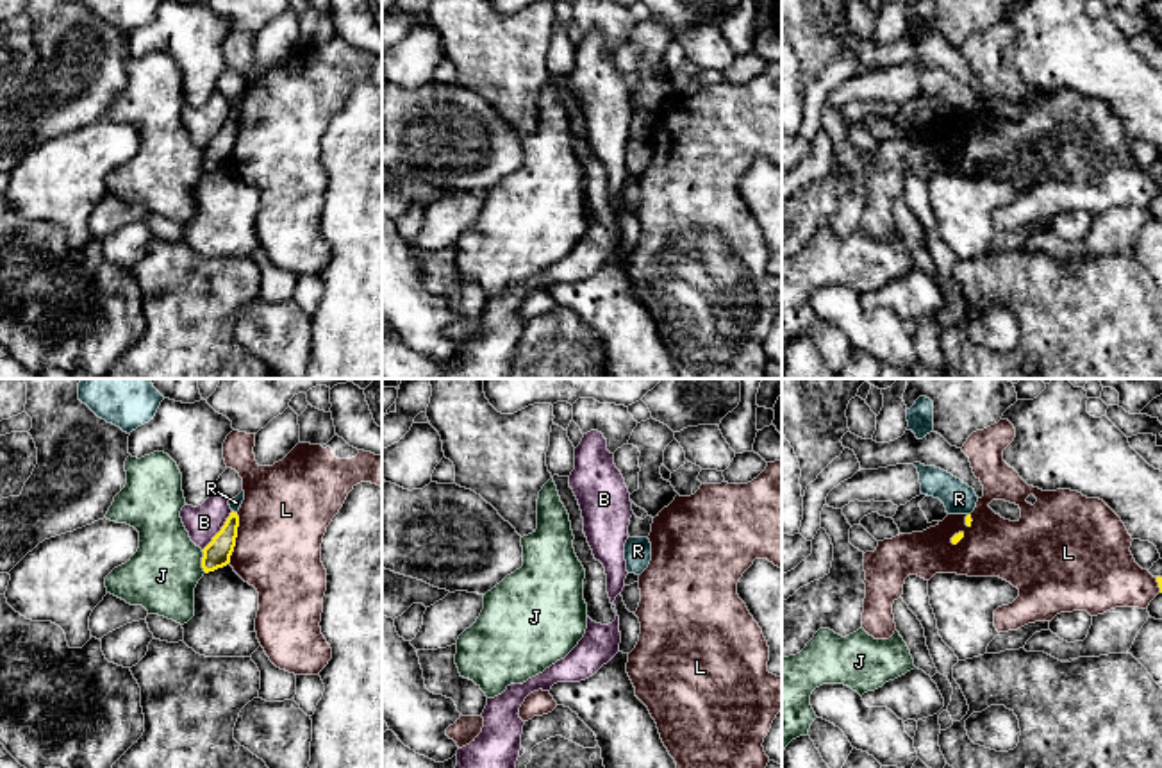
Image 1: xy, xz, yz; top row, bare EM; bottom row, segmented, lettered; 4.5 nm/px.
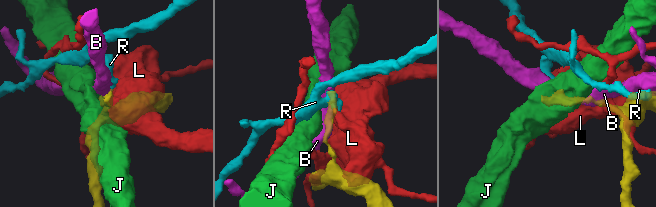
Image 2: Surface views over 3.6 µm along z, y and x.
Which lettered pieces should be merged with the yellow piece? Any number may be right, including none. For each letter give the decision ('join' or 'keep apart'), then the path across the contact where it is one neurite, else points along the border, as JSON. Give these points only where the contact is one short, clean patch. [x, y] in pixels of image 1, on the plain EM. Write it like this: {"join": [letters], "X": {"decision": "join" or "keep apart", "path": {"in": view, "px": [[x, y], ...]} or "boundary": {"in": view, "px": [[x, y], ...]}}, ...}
{"join": [], "B": {"decision": "keep apart"}, "J": {"decision": "keep apart"}, "L": {"decision": "keep apart"}, "R": {"decision": "keep apart", "boundary": {"in": "xy", "px": [[232, 109], [236, 113]]}}}

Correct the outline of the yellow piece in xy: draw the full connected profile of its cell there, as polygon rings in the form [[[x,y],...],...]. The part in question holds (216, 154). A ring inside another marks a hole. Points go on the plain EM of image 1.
[[[230,113],[221,130],[212,138],[212,141],[202,150],[202,168],[205,173],[223,168],[230,163],[230,155],[236,146],[239,127],[237,113]]]

